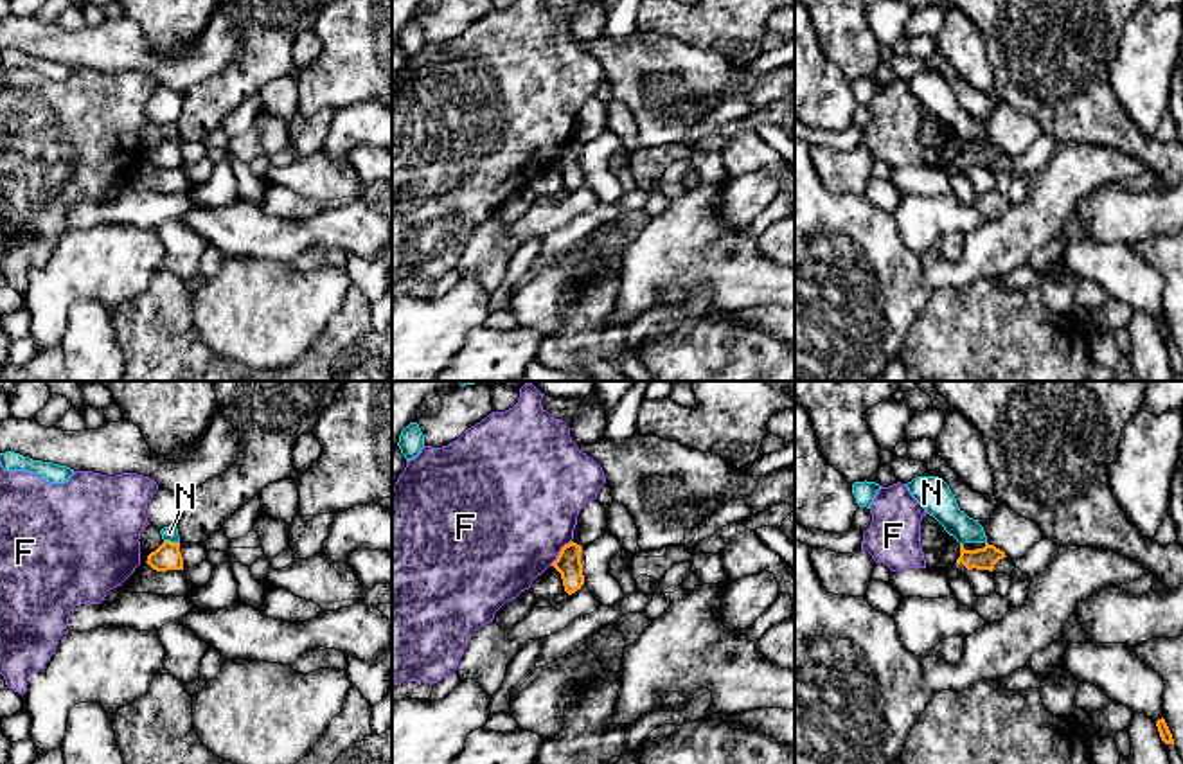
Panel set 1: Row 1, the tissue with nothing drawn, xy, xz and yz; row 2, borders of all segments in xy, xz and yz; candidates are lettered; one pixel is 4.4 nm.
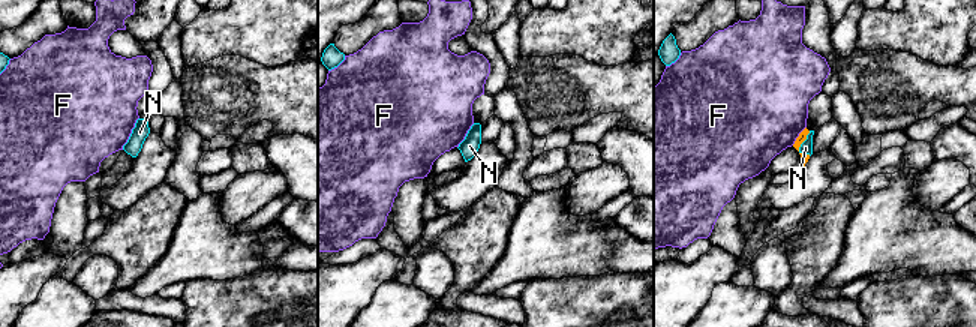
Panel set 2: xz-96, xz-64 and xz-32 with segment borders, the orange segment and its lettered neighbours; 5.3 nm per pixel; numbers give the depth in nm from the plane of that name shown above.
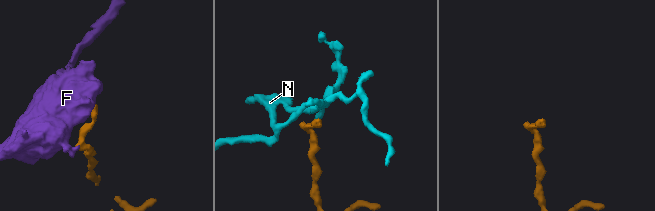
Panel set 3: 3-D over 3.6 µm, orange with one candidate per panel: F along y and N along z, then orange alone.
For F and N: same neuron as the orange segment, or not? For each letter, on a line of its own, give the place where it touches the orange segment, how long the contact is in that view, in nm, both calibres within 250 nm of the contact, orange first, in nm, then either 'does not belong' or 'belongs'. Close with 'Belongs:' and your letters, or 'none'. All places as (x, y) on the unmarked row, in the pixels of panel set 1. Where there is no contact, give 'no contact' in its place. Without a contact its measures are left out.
F: contact xz (560, 150); length 150 nm; calibres 110 and 500 nm; does not belong
N: contact xy (169, 139); length 70 nm; calibres 120 and 70 nm; does not belong
Belongs: none

